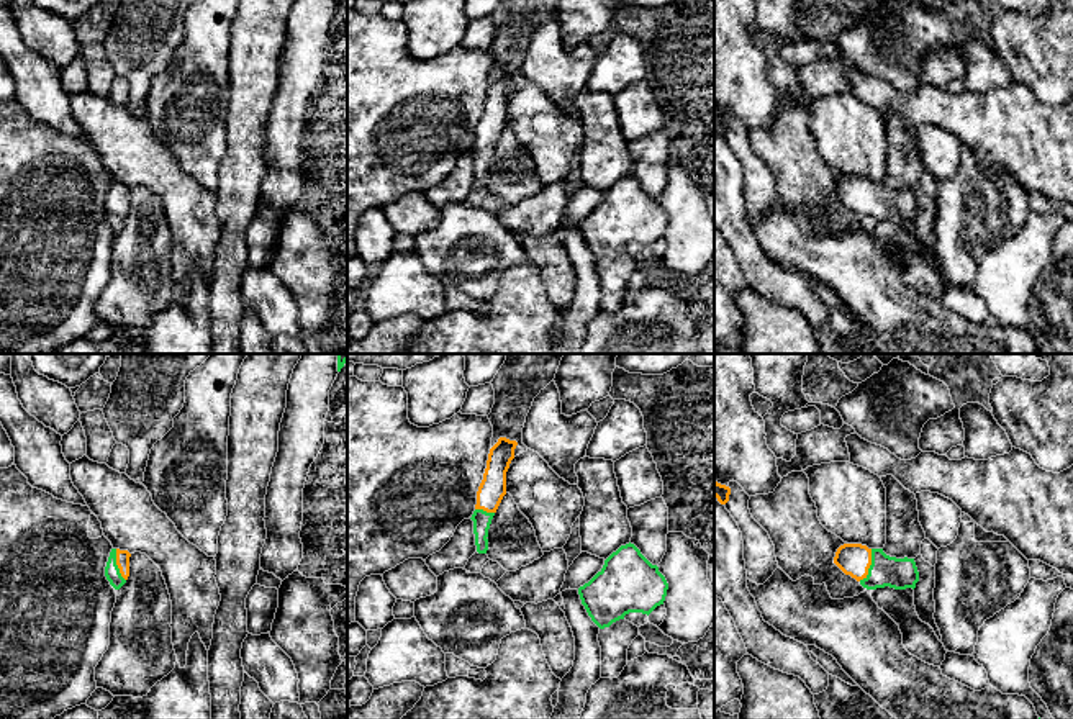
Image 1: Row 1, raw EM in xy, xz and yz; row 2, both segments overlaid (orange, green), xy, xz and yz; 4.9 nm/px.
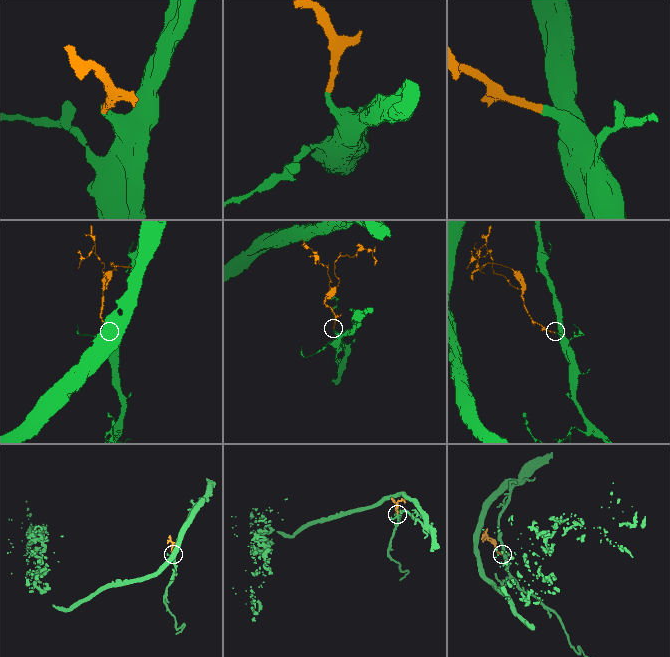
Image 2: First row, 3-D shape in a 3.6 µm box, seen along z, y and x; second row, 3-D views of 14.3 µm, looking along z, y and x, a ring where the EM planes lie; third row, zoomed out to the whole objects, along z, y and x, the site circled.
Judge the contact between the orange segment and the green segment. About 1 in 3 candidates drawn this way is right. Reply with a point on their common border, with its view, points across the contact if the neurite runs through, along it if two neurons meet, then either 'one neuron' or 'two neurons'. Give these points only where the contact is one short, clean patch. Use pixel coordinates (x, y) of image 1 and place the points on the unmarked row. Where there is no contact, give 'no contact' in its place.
contact yz (870, 197); way yz (854, 192), (870, 197), (877, 203), (900, 207); one neuron

